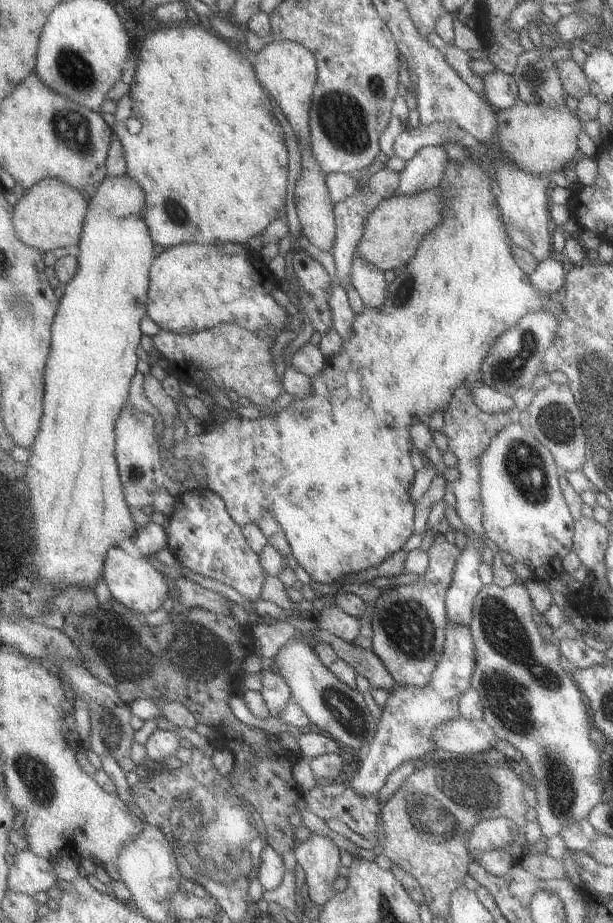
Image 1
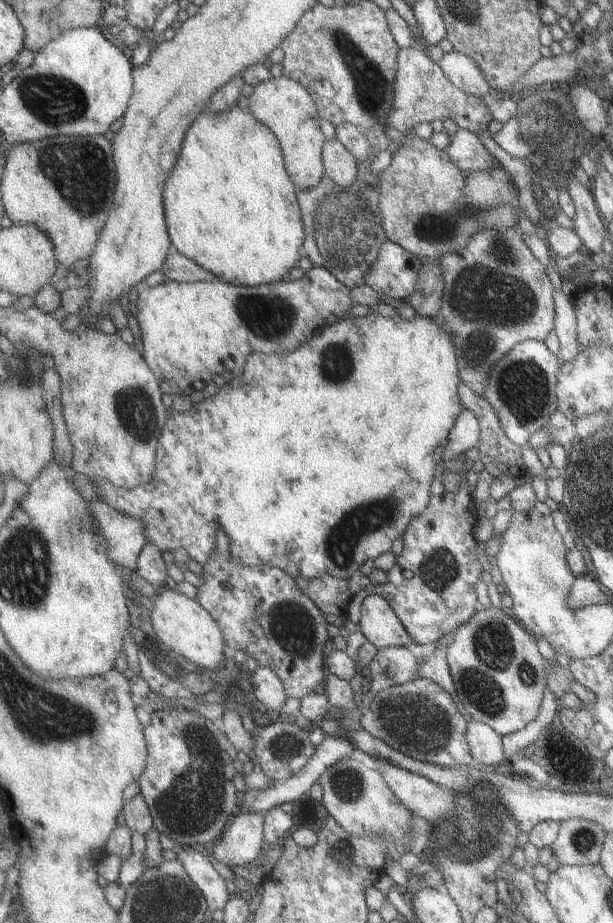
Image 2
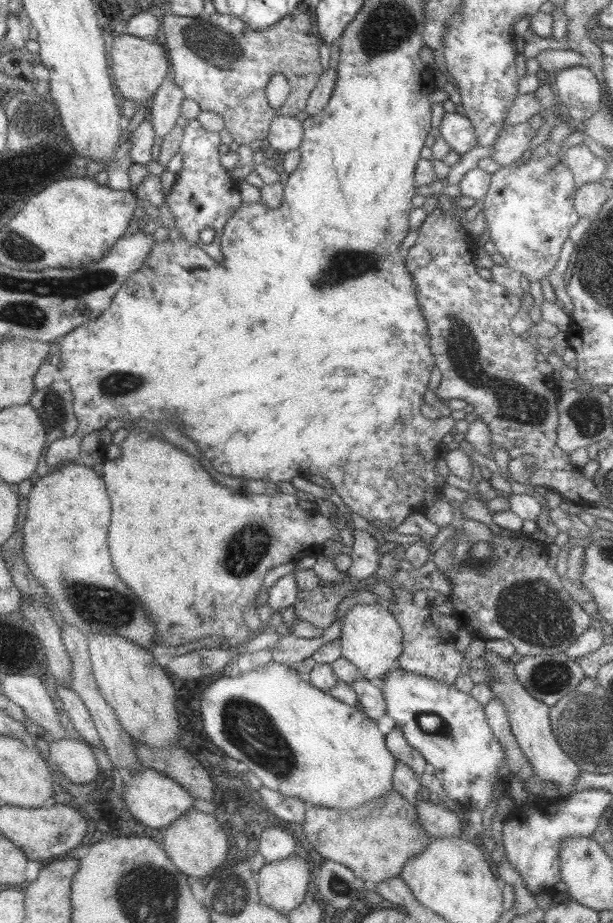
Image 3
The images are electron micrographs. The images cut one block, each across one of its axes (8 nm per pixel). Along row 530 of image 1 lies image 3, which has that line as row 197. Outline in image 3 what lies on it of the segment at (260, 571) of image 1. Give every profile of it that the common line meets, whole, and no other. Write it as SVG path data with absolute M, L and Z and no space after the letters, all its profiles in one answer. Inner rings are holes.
M192 119L183 129L183 137L177 154L182 156L182 168L177 172L175 183L165 196L165 204L173 214L176 228L189 244L202 248L216 262L224 262L221 254L221 235L228 219L243 203L237 179L230 177L228 170L220 163L220 135L208 132L201 124ZM204 228L215 230L215 239L211 244L200 240L200 231Z

